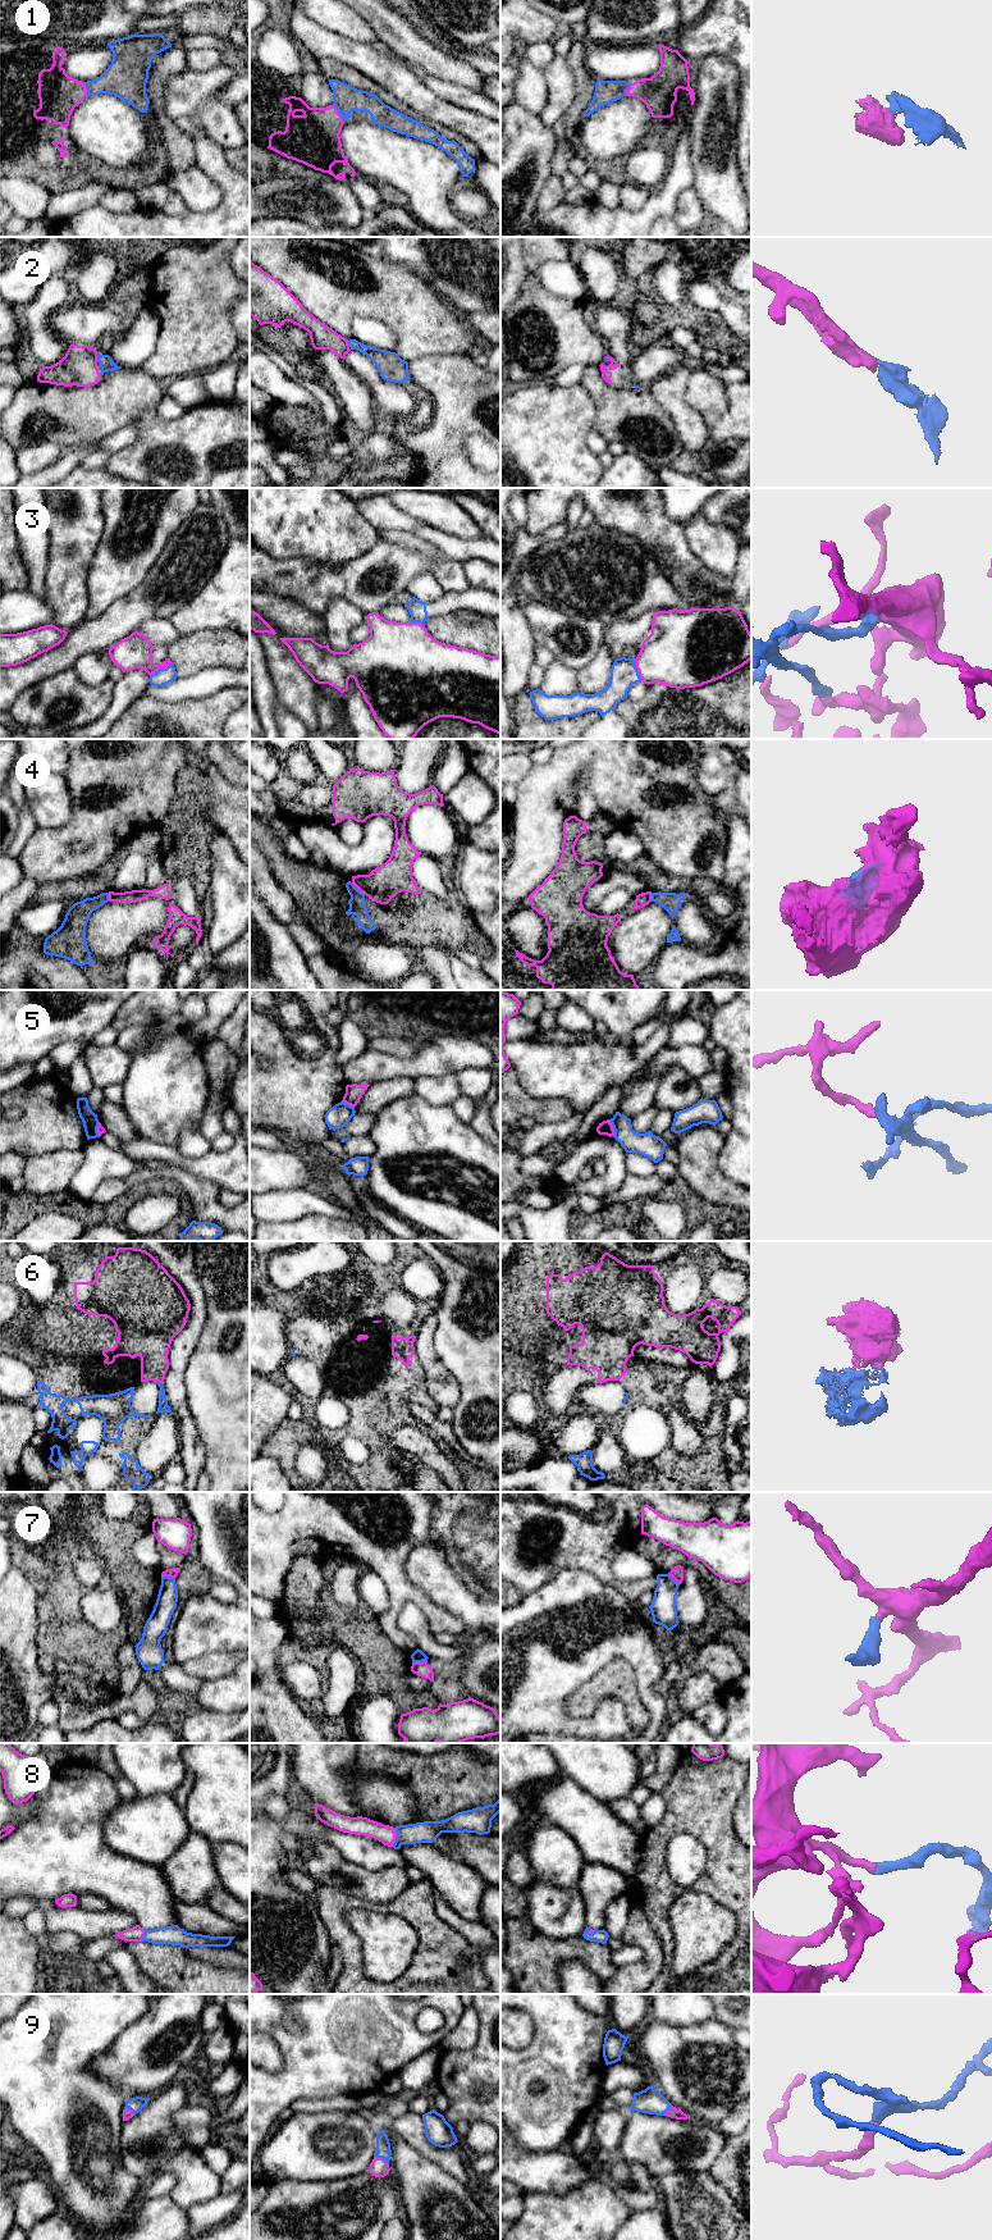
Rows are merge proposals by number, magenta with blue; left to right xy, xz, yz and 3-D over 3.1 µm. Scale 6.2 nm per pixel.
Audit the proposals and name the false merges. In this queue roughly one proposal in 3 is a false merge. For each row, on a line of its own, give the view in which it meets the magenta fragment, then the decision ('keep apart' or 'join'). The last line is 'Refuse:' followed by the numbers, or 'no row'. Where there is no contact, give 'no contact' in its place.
1: xz | join
2: xy | join
3: yz | join
4: xz | join
5: yz | keep apart
6: xy | join
7: xz | keep apart
8: xz | join
9: xz | join
Refuse: 5, 7

